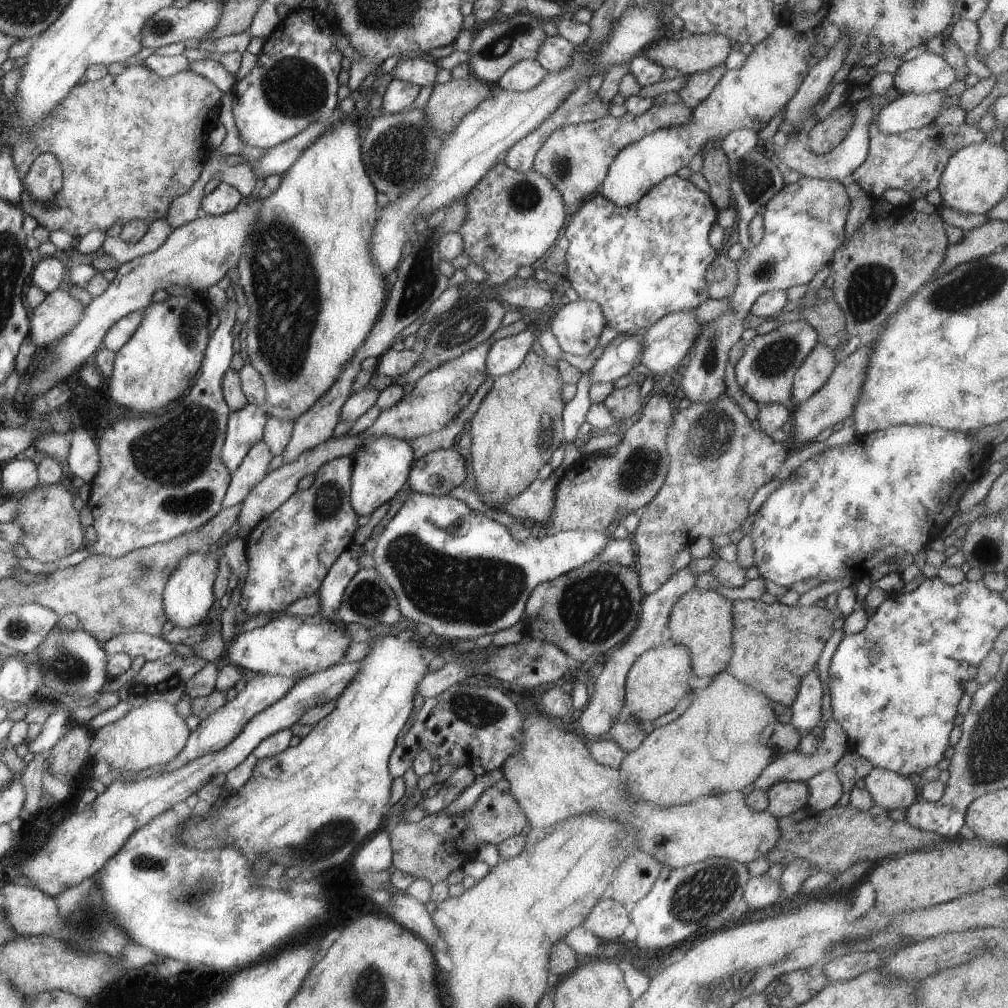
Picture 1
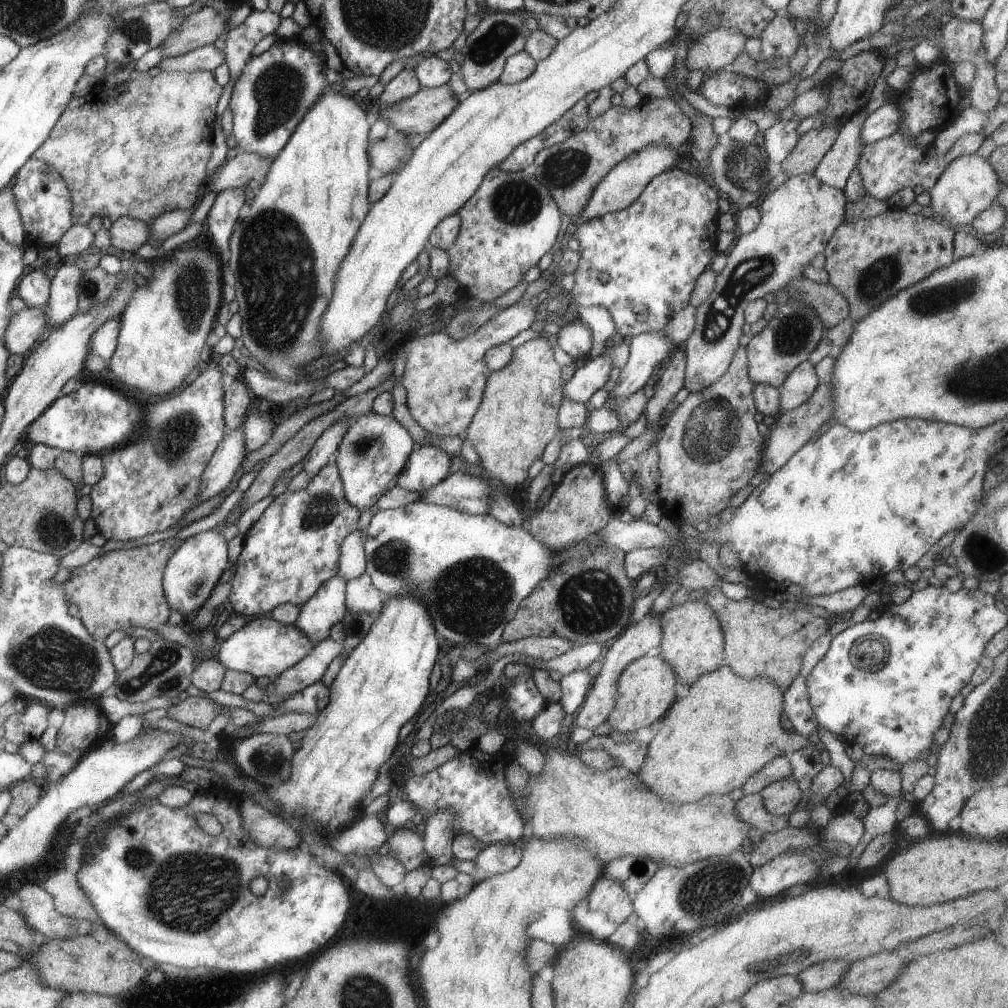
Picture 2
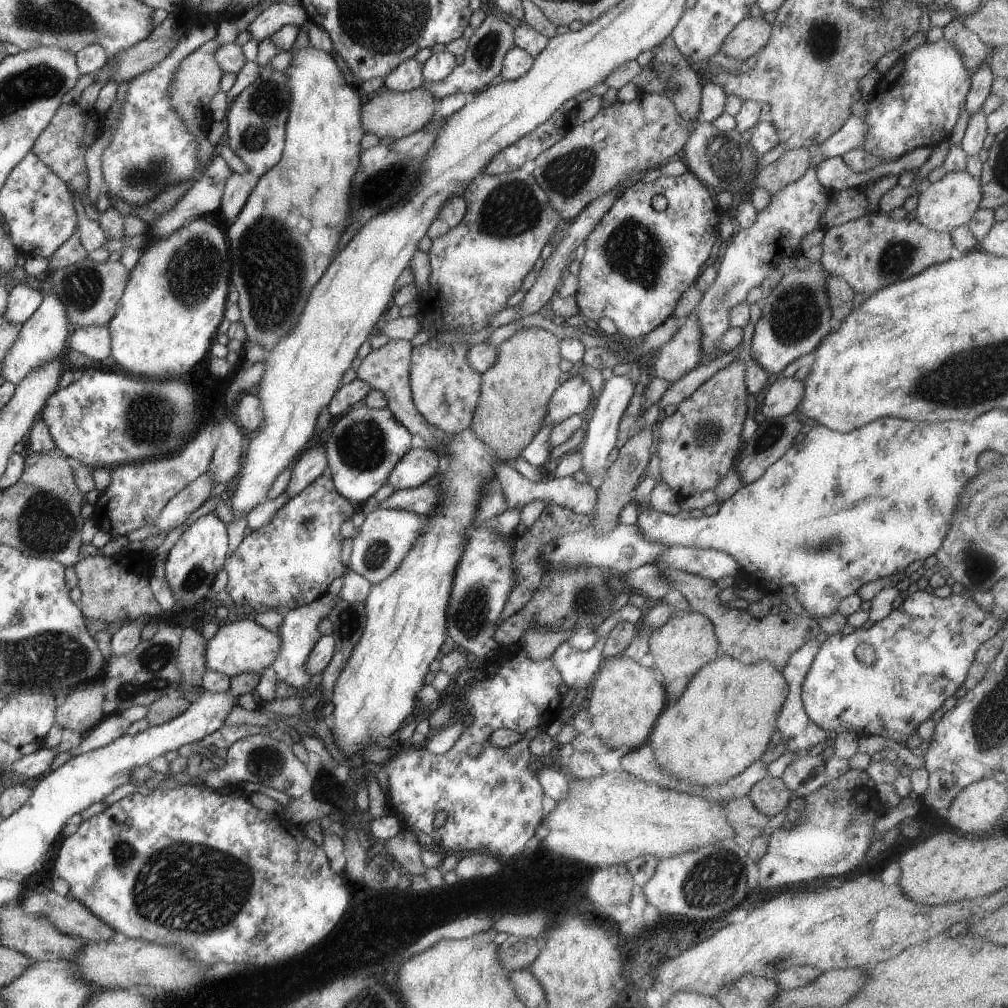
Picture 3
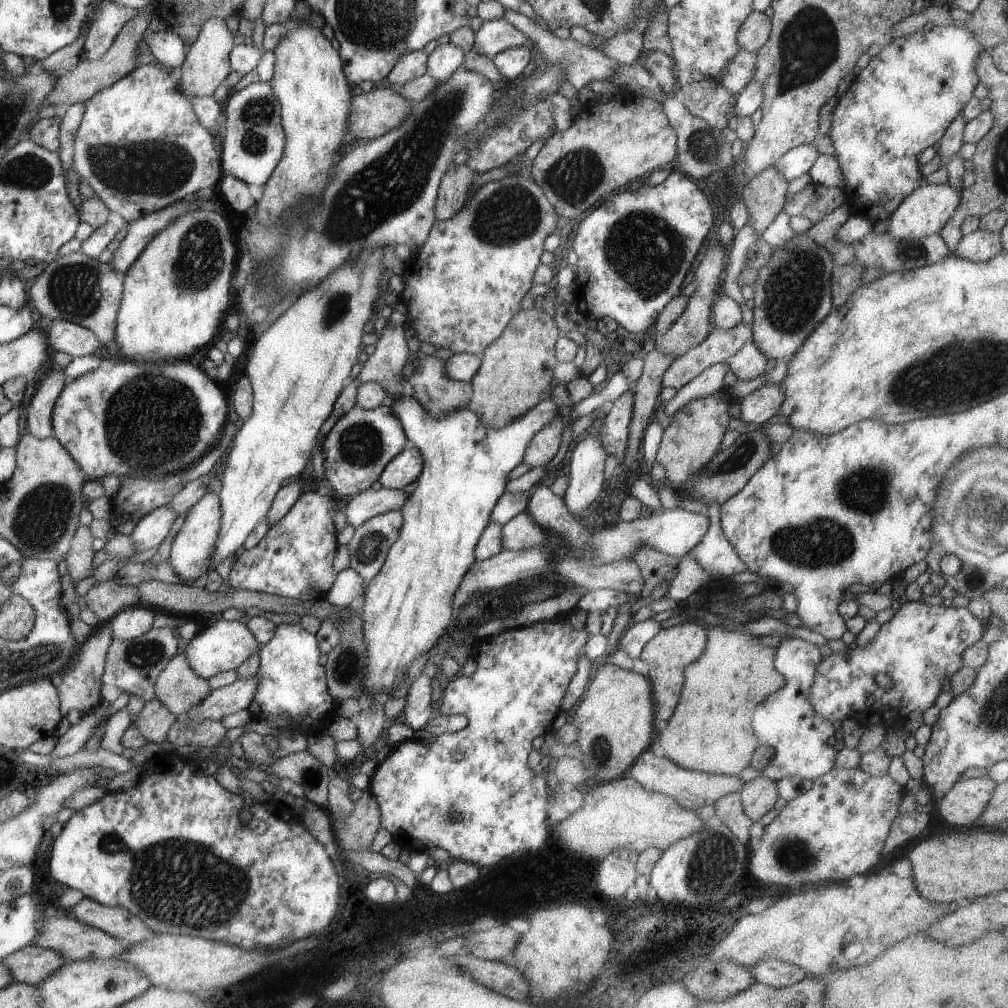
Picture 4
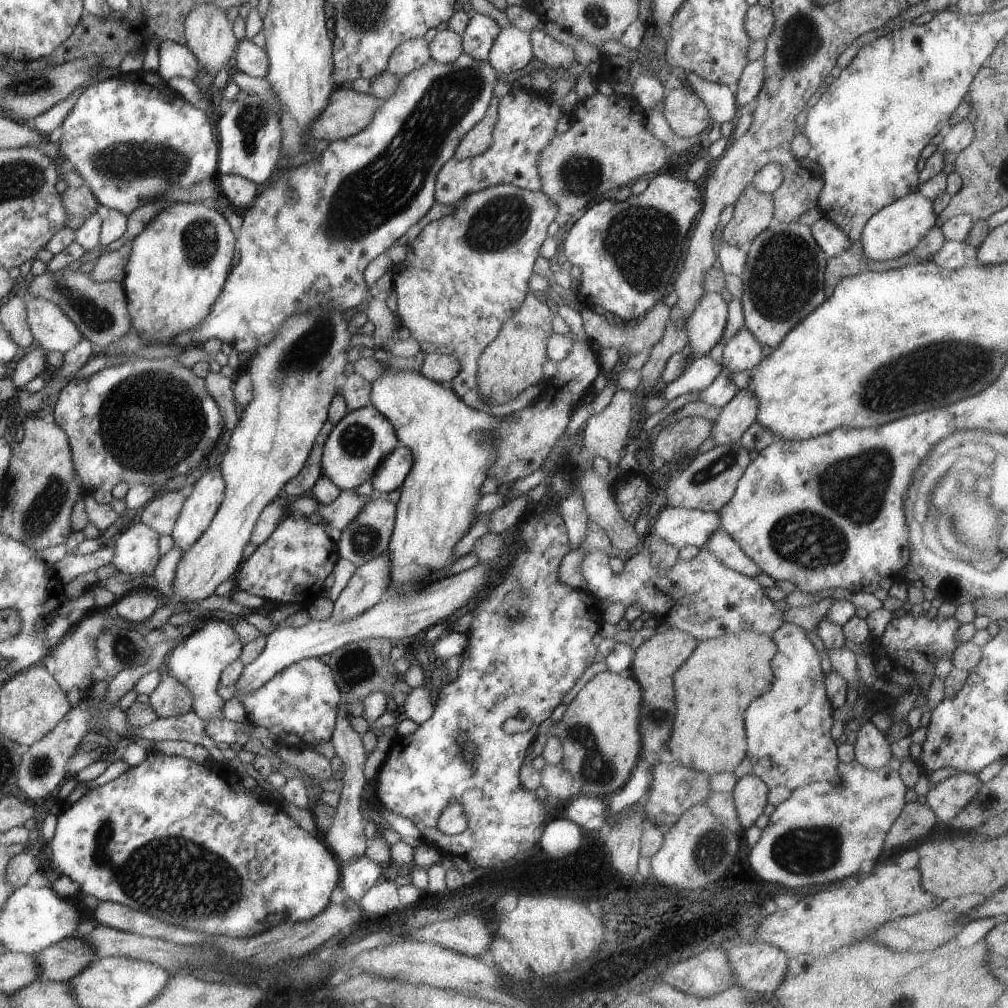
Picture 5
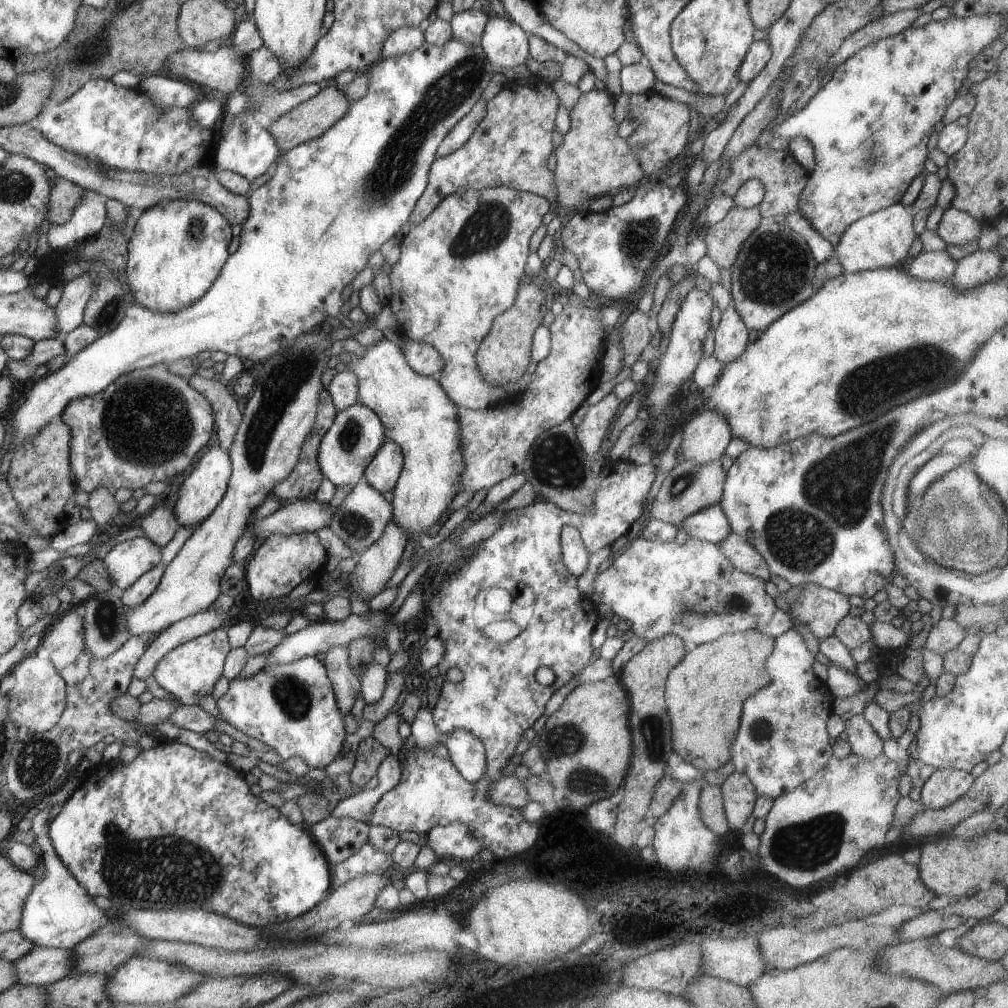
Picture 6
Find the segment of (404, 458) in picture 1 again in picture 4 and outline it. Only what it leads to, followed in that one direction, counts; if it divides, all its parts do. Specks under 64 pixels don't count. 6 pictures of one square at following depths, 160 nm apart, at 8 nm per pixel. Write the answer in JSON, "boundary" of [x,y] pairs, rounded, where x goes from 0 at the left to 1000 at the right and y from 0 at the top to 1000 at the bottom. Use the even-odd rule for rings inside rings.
{"boundary":[[[387,401],[367,407],[353,402],[333,418],[320,438],[323,484],[339,498],[365,486],[376,476],[381,463],[401,446],[405,437]]]}

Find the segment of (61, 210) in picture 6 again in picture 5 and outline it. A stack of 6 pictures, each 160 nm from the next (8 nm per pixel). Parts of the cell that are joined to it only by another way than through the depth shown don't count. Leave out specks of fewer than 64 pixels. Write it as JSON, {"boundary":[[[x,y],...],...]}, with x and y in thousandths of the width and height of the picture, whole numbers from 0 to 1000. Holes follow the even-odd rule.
{"boundary":[[[87,184],[68,186],[62,191],[68,212],[68,223],[71,228],[83,222],[89,214],[98,208],[98,200]]]}

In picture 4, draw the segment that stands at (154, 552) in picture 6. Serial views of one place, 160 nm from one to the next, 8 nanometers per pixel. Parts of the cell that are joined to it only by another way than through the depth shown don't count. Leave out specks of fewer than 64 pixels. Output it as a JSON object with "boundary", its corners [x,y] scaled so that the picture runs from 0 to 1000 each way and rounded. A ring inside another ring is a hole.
{"boundary":[[[163,501],[139,515],[129,528],[136,548],[157,542],[169,530],[173,516],[177,512],[171,503]]]}

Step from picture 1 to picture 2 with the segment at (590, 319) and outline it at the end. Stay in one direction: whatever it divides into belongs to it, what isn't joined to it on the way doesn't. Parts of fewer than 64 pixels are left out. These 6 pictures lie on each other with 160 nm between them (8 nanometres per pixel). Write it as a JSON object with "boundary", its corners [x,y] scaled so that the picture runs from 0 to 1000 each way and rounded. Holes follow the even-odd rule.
{"boundary":[[[576,315],[571,318],[557,320],[553,342],[571,355],[582,355],[588,340],[585,324]]]}

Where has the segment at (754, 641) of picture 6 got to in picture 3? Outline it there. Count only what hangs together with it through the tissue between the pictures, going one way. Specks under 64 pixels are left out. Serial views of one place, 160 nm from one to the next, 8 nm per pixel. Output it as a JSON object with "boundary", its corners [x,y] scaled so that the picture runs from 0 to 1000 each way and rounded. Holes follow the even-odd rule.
{"boundary":[[[720,650],[712,652],[687,672],[677,690],[663,694],[651,713],[643,734],[648,742],[651,758],[660,767],[688,781],[714,778],[736,768],[762,744],[762,738],[769,728],[771,708],[780,694],[781,687],[777,669],[762,656],[739,660]]]}

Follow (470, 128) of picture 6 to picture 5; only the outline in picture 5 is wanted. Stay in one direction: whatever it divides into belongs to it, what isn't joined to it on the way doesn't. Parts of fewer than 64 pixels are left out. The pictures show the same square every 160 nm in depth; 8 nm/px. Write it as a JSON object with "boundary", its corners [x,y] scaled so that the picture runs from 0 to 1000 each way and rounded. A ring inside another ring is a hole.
{"boundary":[[[490,96],[482,115],[468,129],[465,129],[456,140],[451,151],[451,156],[454,159],[464,159],[477,154],[486,145],[488,130],[493,124],[494,112],[495,97]]]}

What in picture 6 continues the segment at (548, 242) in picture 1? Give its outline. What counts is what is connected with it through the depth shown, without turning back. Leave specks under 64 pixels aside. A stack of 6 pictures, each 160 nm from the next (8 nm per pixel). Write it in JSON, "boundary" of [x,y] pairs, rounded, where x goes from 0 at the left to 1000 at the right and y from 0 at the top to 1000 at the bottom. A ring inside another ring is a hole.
{"boundary":[[[504,186],[455,188],[442,194],[423,218],[409,225],[398,238],[397,256],[386,272],[396,329],[405,336],[430,343],[438,352],[440,363],[434,378],[454,404],[481,408],[511,392],[484,381],[476,371],[471,353],[487,328],[489,317],[513,297],[515,284],[521,277],[522,257],[527,251],[526,236],[546,210],[546,202],[542,195]]]}

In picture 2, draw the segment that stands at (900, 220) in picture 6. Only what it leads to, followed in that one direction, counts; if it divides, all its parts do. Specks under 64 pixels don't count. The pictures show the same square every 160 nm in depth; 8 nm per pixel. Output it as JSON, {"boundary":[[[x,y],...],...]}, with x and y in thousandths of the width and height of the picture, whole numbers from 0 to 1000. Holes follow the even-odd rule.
{"boundary":[[[970,152],[951,155],[937,168],[930,182],[922,188],[927,214],[940,224],[958,224],[988,200],[994,181],[978,156]]]}

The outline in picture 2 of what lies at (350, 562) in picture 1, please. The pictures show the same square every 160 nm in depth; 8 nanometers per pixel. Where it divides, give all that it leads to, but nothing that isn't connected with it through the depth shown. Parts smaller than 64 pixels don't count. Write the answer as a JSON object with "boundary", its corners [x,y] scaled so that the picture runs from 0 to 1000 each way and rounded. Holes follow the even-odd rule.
{"boundary":[[[333,568],[315,583],[310,594],[299,601],[293,620],[311,636],[323,634],[327,623],[343,611],[343,578],[341,571]]]}

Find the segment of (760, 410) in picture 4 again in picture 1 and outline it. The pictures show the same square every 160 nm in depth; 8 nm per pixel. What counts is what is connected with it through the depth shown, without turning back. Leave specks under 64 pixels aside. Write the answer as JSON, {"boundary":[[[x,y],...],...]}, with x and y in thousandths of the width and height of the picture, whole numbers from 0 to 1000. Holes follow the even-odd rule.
{"boundary":[[[816,337],[809,341],[788,372],[785,391],[788,403],[802,397],[819,381],[830,362],[827,351],[828,347],[819,343]]]}

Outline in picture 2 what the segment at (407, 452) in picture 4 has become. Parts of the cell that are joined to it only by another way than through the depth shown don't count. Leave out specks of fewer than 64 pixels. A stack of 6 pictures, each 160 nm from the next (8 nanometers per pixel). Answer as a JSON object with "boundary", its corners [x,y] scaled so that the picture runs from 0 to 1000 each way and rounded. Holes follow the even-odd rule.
{"boundary":[[[413,443],[396,470],[394,480],[403,486],[420,489],[446,470],[447,452],[437,443]]]}

